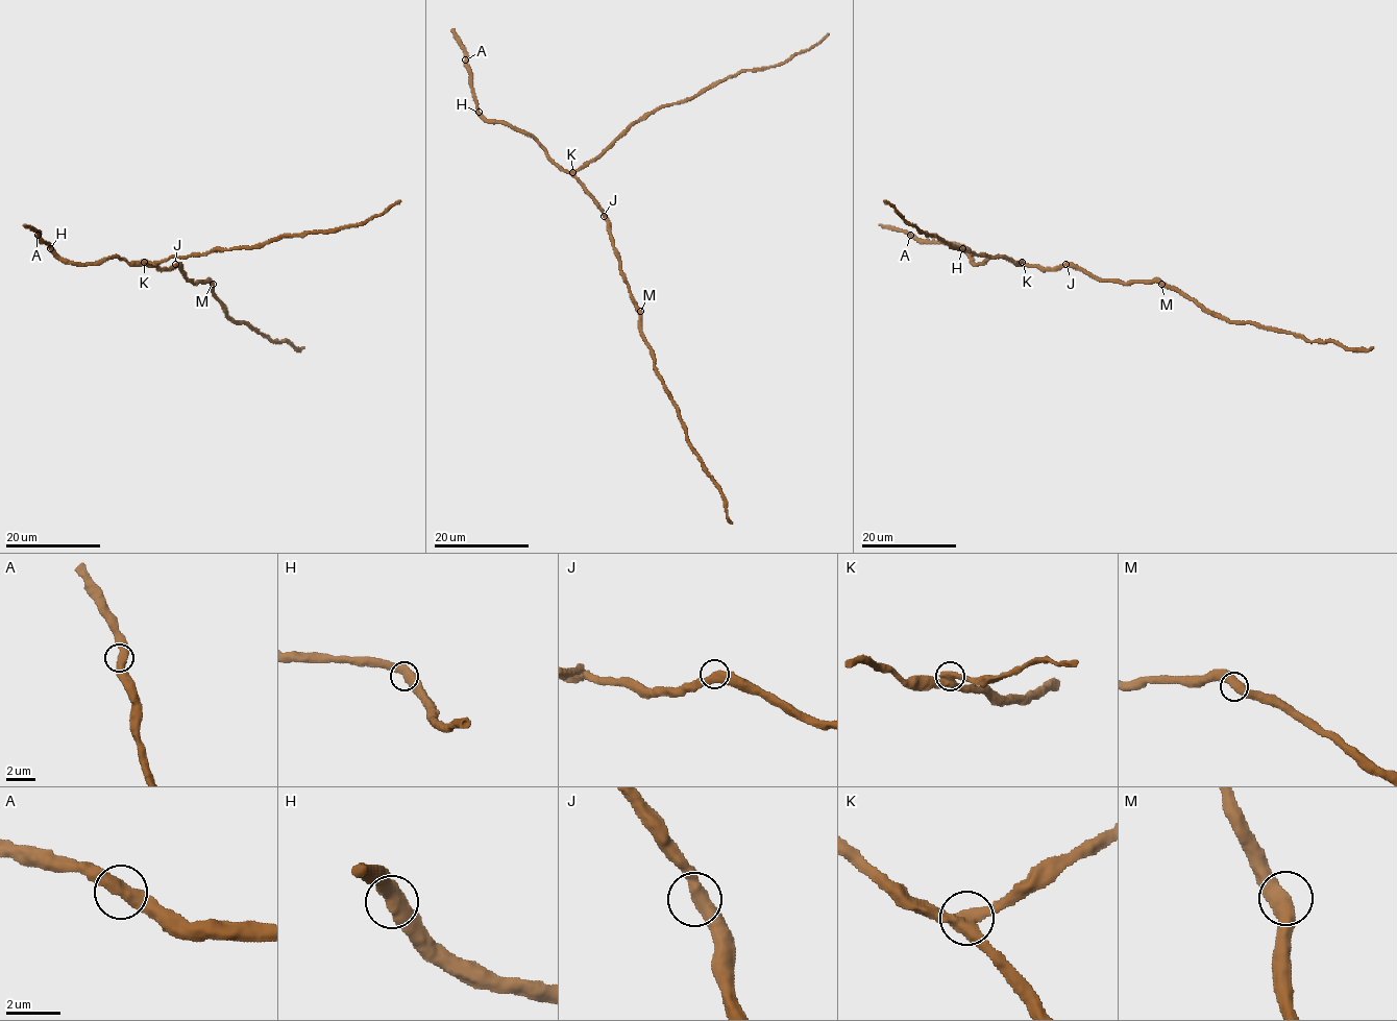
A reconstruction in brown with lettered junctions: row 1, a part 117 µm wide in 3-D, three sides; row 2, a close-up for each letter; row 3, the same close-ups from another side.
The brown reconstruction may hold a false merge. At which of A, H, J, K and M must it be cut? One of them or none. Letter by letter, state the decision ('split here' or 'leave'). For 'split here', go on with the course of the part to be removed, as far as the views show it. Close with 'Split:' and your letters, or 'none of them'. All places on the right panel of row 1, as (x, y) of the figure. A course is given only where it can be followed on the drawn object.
A: leave
H: leave
J: leave
K: split here; course (1022, 261), (960, 250), (922, 233), (884, 200)
M: leave
Split: K

